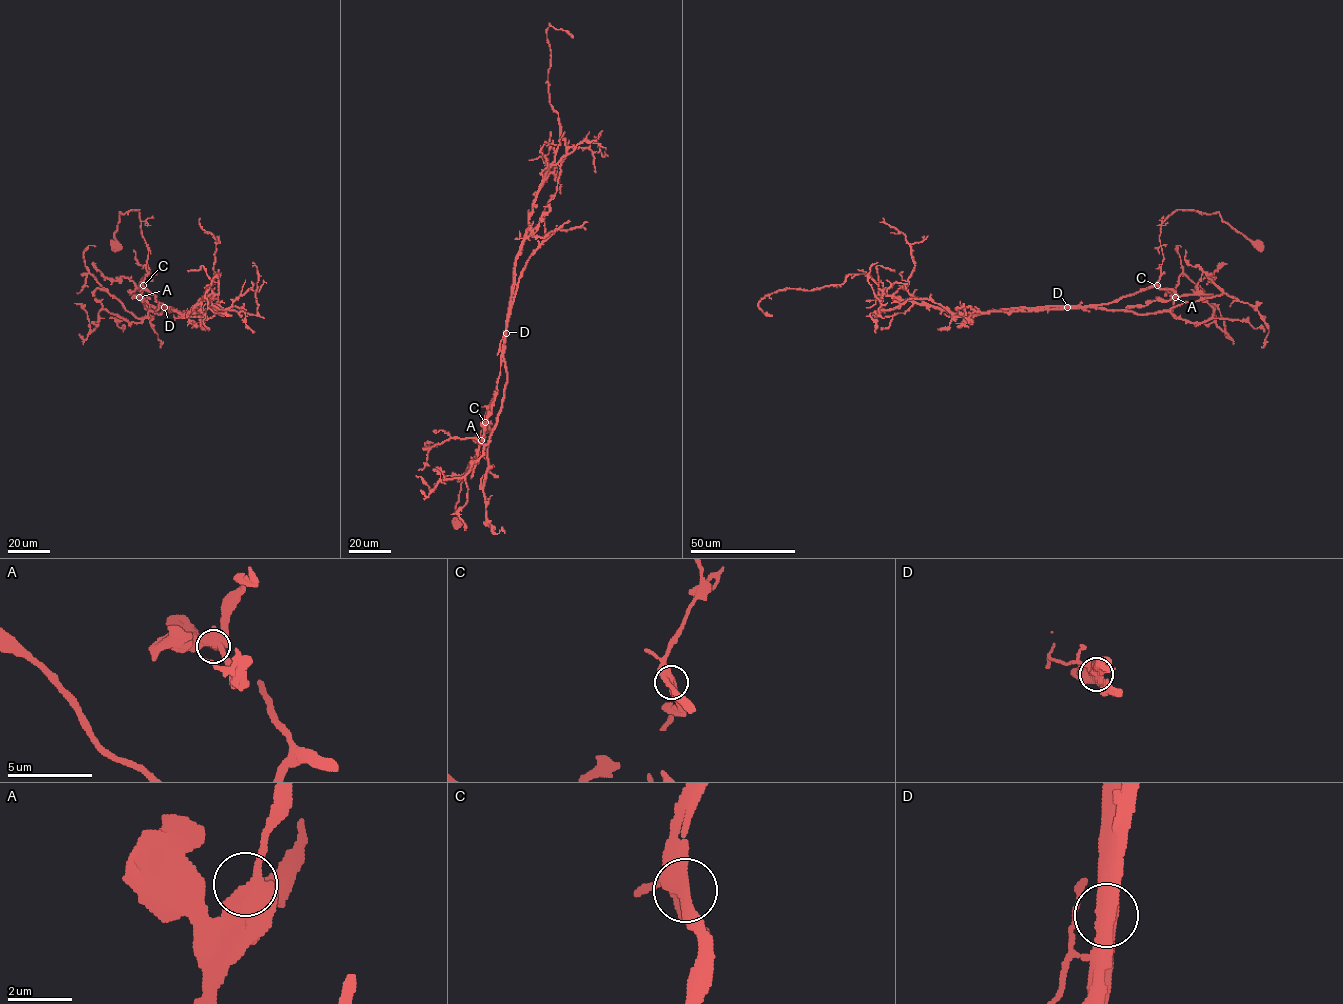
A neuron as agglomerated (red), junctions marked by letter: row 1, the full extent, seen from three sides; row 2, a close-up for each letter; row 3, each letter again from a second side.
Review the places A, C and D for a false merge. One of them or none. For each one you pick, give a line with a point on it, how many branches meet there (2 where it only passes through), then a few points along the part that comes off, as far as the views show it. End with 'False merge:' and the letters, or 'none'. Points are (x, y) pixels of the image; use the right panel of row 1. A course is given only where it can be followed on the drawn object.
D: at (1067, 307); 2 branches meet; foreign part runs (1067, 307), (1108, 304), (1154, 285), (1163, 259), (1161, 225), (1178, 210), (1218, 212), (1224, 222), (1263, 250)
False merge: D

